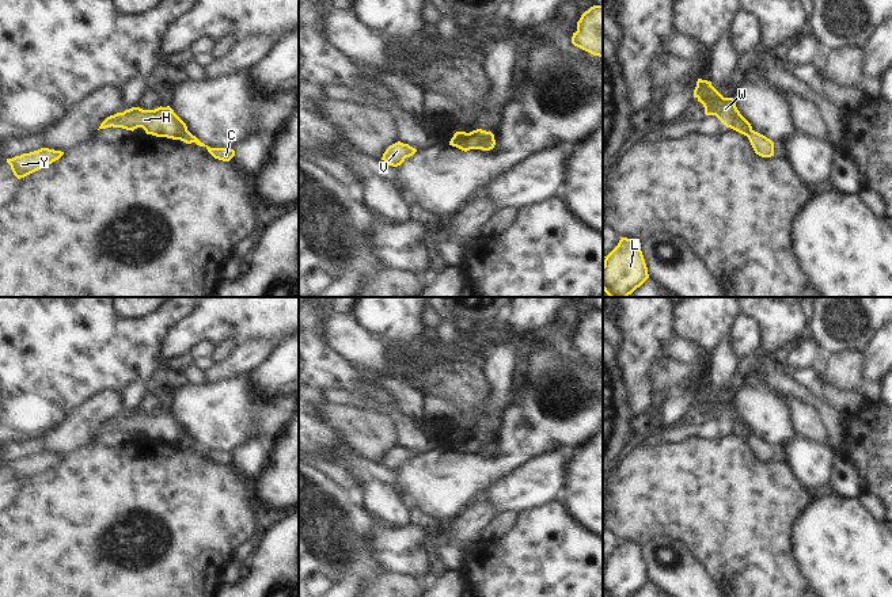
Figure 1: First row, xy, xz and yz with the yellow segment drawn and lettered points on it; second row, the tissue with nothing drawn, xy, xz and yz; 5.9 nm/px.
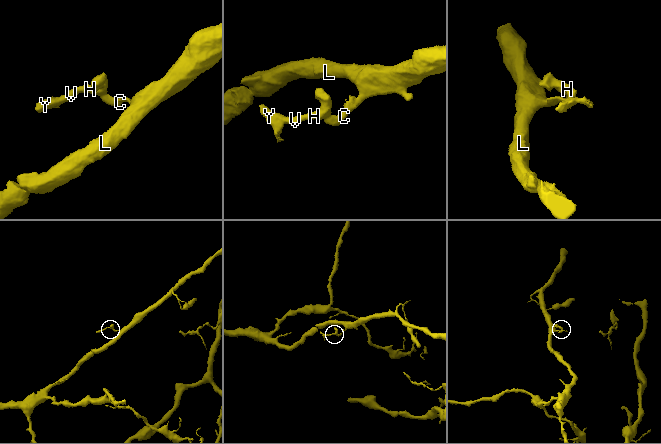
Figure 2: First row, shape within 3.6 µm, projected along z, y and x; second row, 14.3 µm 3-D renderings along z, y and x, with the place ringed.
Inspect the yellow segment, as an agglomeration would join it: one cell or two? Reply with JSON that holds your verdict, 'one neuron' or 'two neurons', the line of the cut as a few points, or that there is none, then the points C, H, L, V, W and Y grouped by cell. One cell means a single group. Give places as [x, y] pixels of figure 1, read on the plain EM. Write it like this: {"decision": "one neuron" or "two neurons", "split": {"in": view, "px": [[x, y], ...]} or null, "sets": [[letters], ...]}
{"decision": "two neurons", "split": {"in": "xz", "px": [[493, 440], [478, 452]]}, "sets": [["C", "L"], ["H", "V", "W", "Y"]]}

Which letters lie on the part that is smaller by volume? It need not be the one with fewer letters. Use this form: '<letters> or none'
H, V, W, Y

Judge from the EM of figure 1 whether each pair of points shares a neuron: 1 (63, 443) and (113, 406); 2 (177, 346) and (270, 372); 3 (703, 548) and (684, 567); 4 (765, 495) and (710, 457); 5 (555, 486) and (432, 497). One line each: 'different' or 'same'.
1: same
2: different
3: different
4: same
5: different

